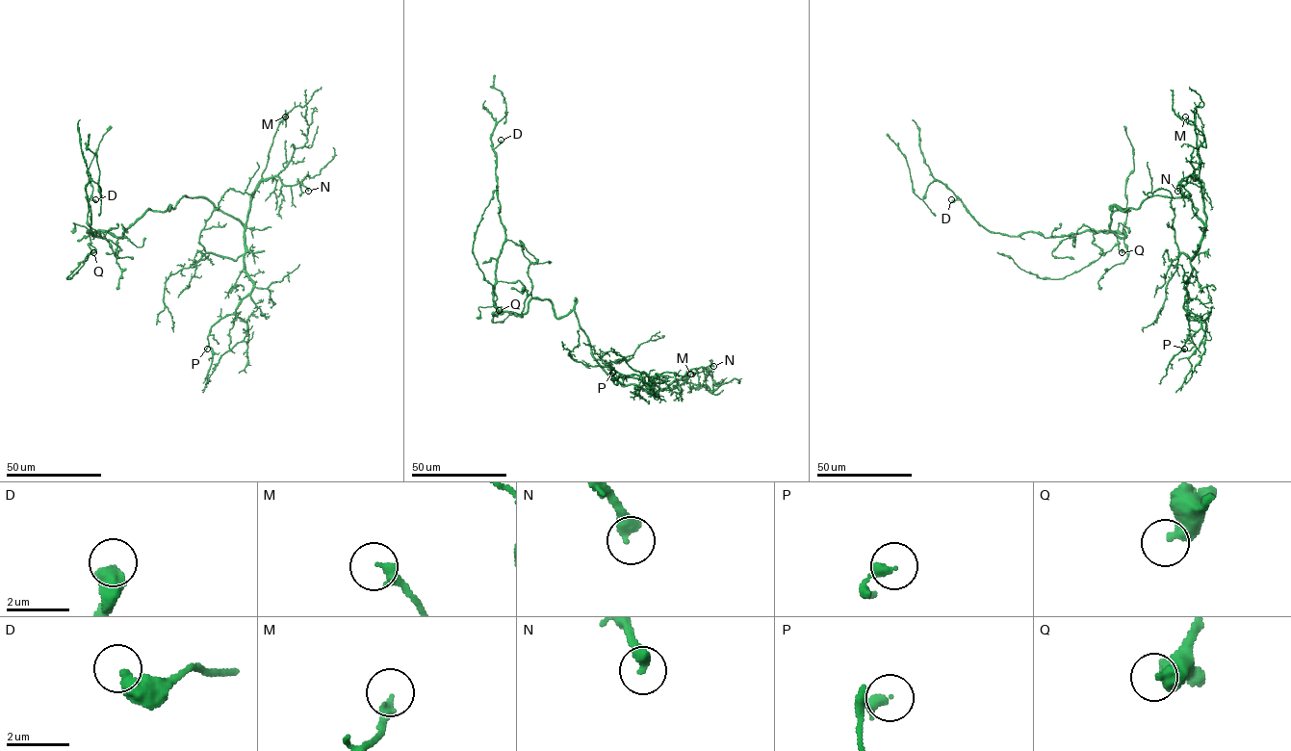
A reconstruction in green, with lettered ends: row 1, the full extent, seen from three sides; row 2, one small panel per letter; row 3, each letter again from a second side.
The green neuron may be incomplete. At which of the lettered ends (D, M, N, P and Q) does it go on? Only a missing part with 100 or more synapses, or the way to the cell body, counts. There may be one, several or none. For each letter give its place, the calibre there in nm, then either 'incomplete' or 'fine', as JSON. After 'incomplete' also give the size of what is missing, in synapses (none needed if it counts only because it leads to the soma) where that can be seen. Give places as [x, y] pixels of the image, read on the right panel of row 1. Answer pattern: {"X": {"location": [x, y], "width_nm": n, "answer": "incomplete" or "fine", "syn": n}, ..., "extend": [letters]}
{"D": {"location": [951, 199], "width_nm": 480, "answer": "fine"}, "M": {"location": [1185, 116], "width_nm": 280, "answer": "fine"}, "N": {"location": [1177, 191], "width_nm": 400, "answer": "fine"}, "P": {"location": [1184, 349], "width_nm": 320, "answer": "fine"}, "Q": {"location": [1122, 252], "width_nm": 480, "answer": "fine"}, "extend": []}

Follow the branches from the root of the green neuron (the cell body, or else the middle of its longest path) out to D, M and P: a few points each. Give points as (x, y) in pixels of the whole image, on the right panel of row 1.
D: (1111, 217), (1110, 229), (1124, 237), (1123, 231), (1009, 236), (989, 232), (960, 199), (951, 199)
M: (1111, 217), (1118, 210), (1137, 208), (1153, 195), (1187, 197), (1205, 223), (1195, 126), (1185, 116)
P: (1111, 217), (1156, 195), (1187, 197), (1196, 208), (1203, 238), (1190, 260), (1183, 305), (1194, 346), (1184, 349)

